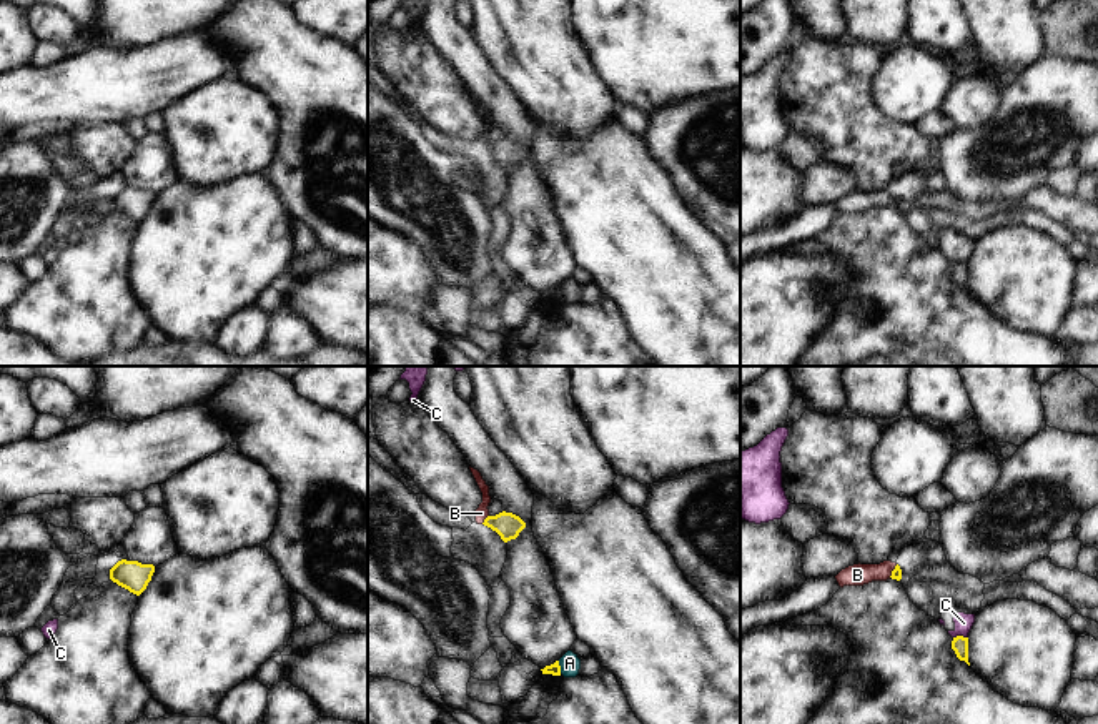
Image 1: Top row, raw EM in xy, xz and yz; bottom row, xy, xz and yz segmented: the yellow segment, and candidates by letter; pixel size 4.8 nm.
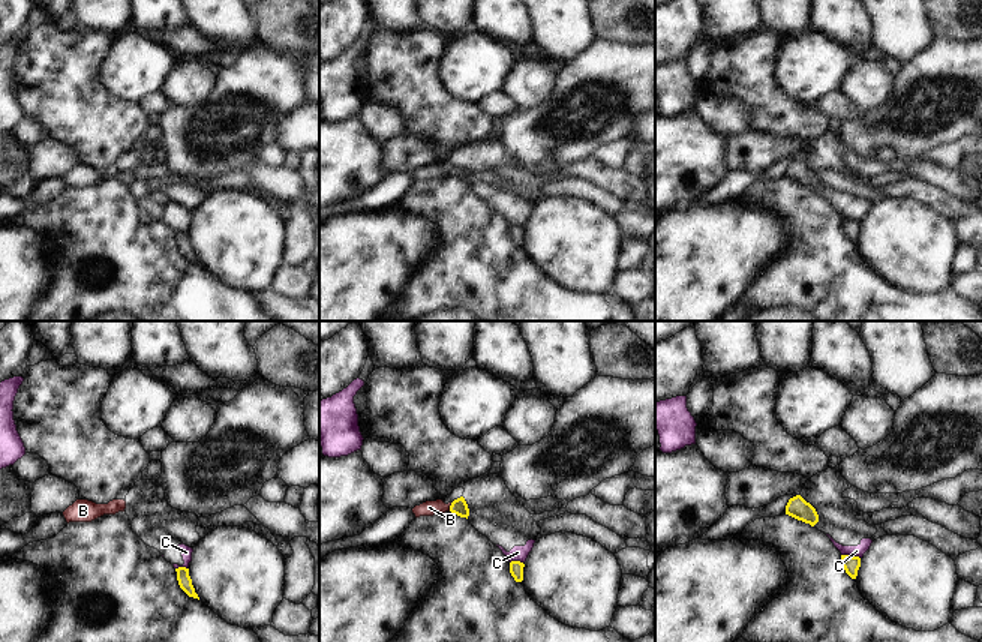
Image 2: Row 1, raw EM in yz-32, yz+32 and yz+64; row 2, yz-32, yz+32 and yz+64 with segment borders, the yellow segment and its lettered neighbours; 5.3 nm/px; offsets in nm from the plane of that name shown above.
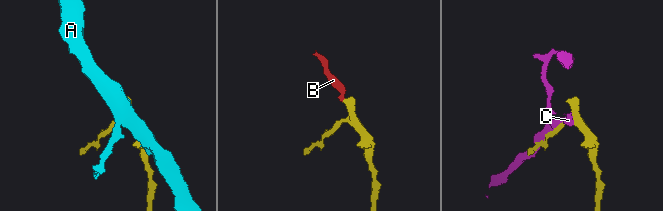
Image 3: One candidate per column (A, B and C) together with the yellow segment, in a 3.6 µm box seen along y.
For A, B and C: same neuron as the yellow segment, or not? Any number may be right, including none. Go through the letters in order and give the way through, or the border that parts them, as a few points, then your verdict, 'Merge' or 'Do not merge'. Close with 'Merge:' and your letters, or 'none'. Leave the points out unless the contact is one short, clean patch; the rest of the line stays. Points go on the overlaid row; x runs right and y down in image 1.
A: Boundary: xz (558, 661), (561, 673). Do not merge
B: Path across: xz (506, 525), (484, 520), (481, 513). Merge
C: Do not merge
Merge: B.

